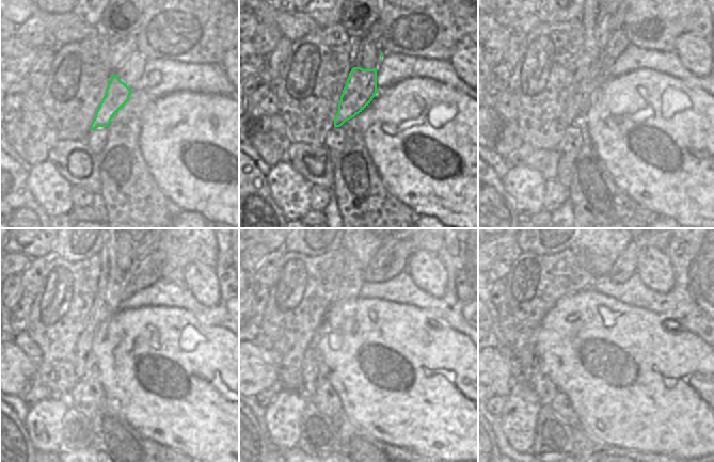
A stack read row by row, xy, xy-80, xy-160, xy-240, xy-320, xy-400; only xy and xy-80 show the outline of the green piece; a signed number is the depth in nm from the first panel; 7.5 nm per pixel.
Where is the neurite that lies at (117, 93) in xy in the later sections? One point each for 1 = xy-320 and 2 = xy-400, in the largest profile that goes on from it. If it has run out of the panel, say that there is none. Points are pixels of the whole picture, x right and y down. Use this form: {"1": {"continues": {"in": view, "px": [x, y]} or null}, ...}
{"1": {"continues": {"in": "xy-320", "px": [391, 259]}}, "2": {"continues": {"in": "xy-400", "px": [624, 267]}}}

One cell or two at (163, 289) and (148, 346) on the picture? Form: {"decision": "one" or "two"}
{"decision": "two"}

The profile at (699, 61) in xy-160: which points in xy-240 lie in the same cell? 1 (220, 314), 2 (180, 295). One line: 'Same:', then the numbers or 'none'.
Same: none

